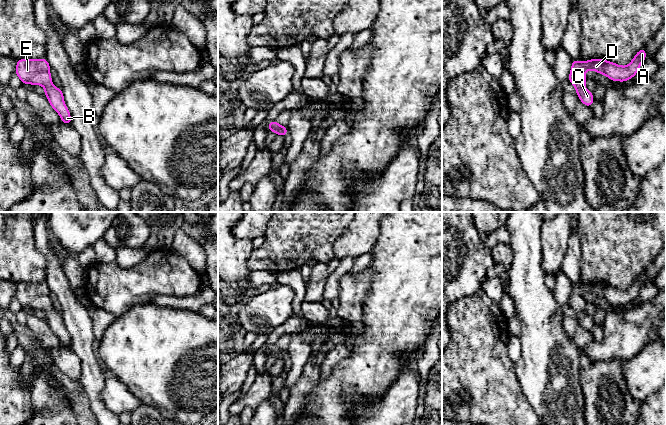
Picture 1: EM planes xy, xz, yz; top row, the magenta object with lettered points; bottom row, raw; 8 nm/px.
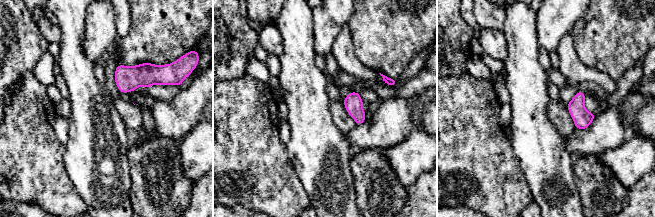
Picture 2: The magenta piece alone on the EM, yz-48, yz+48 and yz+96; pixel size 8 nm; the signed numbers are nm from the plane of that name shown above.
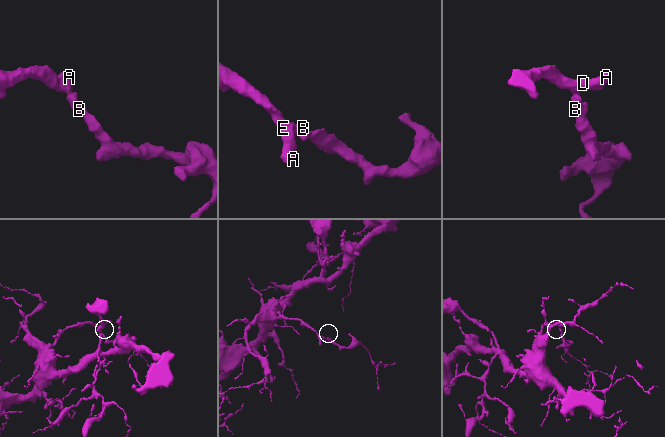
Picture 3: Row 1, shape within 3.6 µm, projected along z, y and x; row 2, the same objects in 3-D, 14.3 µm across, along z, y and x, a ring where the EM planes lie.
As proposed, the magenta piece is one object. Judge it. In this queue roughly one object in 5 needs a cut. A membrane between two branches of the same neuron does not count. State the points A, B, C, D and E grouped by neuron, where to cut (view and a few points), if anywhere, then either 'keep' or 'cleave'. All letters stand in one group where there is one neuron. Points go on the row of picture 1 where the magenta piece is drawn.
A B C D E; no cut; keep

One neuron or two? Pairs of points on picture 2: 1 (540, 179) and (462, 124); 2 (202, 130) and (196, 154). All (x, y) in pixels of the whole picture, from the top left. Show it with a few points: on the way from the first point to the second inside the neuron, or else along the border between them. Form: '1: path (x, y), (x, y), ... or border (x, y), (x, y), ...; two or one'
1: border (511, 143), (512, 150), (529, 187); two
2: path (202, 136), (202, 148); one

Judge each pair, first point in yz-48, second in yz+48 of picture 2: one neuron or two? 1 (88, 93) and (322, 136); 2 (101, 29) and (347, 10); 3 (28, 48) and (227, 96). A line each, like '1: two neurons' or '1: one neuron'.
1: one neuron
2: one neuron
3: two neurons

